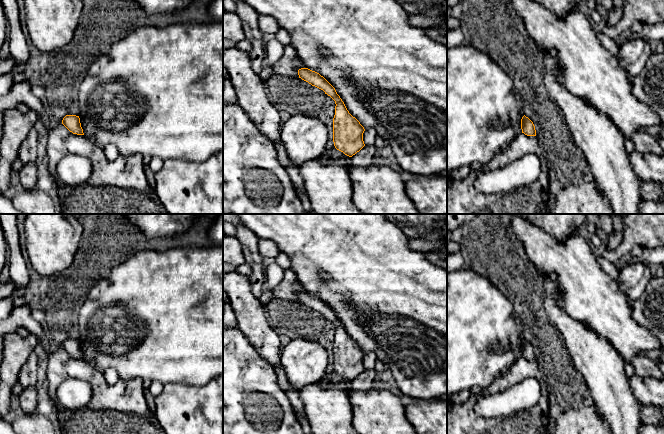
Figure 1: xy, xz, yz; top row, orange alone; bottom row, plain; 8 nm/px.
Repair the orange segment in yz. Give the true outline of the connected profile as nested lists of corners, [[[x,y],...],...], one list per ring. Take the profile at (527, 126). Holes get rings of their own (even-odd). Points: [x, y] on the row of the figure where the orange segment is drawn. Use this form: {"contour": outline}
{"contour": [[[525,115],[521,119],[522,133],[527,136],[536,136],[536,130],[533,122]]]}

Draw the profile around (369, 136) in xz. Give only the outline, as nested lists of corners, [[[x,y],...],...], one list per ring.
[[[372,127],[365,129],[363,133],[363,141],[365,146],[375,145],[375,140],[377,137],[376,130]]]

